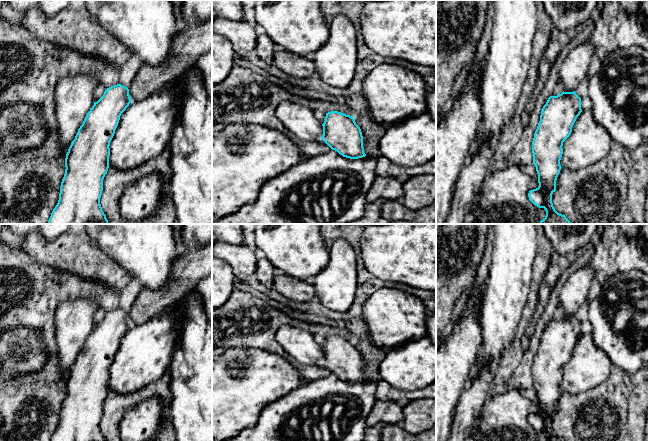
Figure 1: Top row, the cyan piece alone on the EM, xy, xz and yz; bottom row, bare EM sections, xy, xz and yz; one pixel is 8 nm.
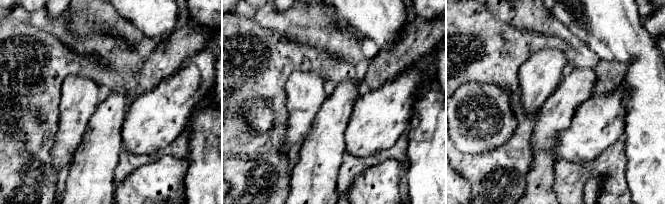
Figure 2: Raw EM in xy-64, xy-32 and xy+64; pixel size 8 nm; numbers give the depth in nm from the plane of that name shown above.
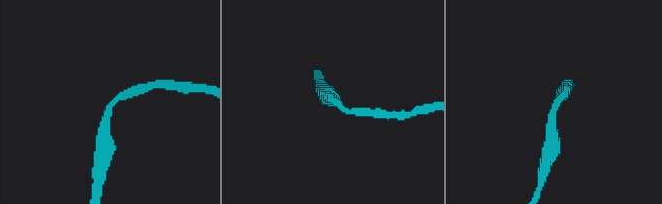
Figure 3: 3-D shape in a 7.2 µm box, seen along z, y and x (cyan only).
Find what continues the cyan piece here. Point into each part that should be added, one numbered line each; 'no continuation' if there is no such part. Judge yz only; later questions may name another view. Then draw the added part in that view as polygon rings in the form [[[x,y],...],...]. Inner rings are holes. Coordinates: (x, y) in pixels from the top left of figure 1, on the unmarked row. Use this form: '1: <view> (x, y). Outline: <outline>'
no continuation

